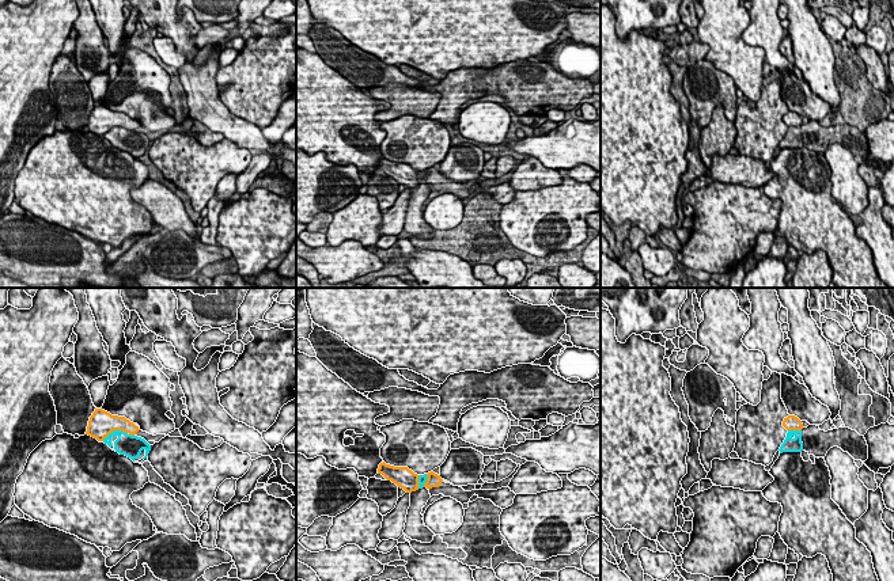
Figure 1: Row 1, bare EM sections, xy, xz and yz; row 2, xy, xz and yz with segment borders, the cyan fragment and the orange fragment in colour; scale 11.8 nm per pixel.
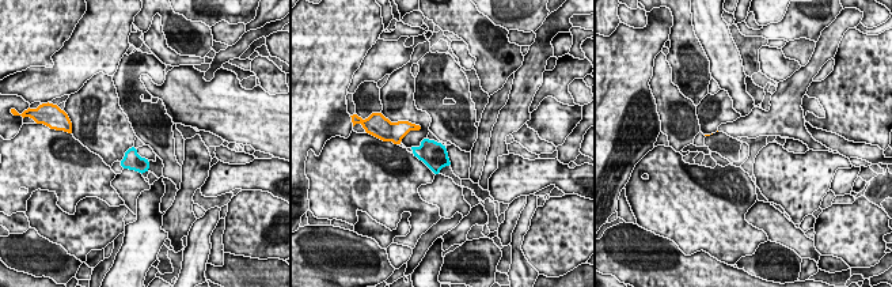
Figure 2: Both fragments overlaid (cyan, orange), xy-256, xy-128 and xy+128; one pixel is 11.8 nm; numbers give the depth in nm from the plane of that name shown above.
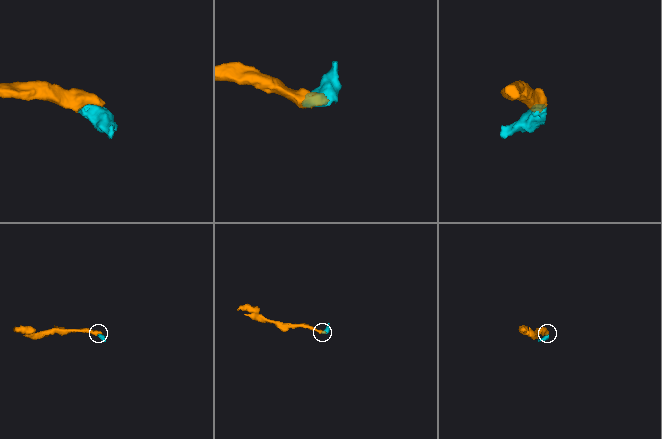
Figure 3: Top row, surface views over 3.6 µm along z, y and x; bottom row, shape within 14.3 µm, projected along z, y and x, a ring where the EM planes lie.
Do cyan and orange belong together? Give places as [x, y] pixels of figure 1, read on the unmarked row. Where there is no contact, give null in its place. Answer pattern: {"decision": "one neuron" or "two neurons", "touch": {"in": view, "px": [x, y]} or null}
{"decision": "two neurons", "touch": {"in": "xy", "px": [114, 126]}}

